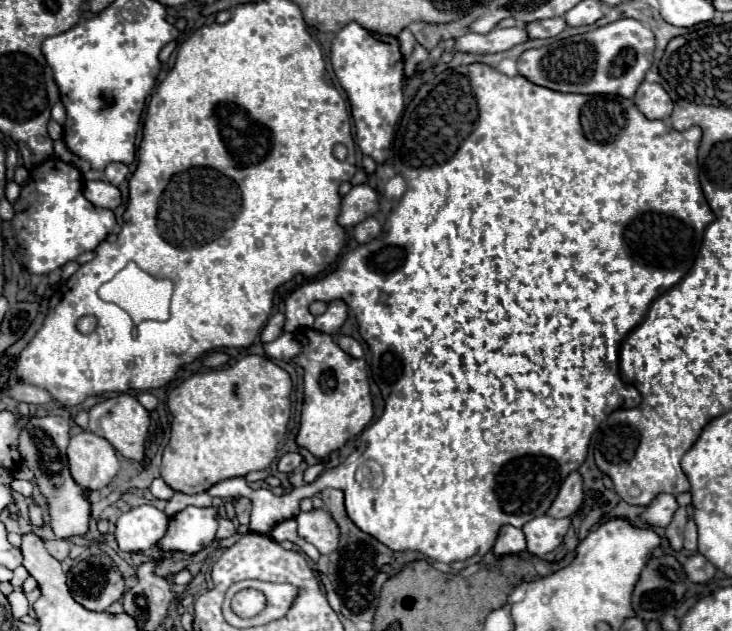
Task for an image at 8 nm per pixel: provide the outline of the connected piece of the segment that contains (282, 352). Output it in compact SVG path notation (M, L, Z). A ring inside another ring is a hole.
M281 333L275 341L263 343L263 349L273 359L291 361L291 357L295 357L299 353L299 343L295 343L295 337L291 333Z

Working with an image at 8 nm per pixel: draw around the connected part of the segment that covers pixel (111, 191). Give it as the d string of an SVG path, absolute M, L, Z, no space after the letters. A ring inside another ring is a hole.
M85 181L83 195L95 205L103 209L117 209L121 203L121 193L109 181Z

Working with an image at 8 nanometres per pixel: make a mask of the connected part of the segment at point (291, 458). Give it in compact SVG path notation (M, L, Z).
M285 453L285 455L279 459L277 467L279 467L279 471L283 471L283 473L293 473L293 471L301 465L301 461L303 461L301 453Z

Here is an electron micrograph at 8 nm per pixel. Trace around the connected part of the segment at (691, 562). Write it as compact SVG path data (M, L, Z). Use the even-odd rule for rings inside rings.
M701 553L691 555L691 557L683 563L683 569L685 569L689 581L693 581L693 583L707 583L707 581L715 575L713 563L709 563Z

